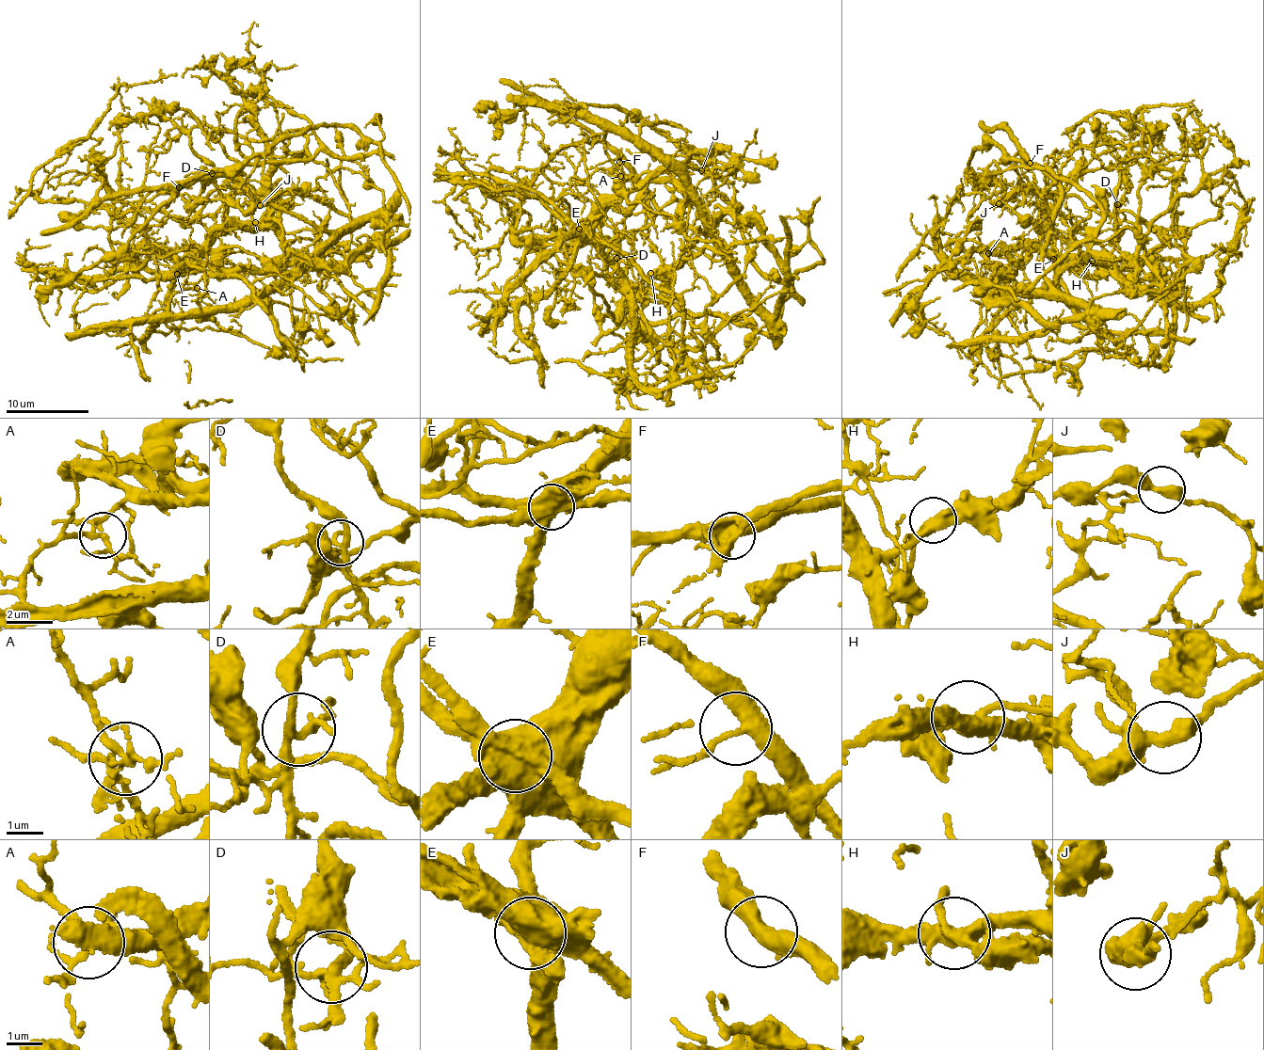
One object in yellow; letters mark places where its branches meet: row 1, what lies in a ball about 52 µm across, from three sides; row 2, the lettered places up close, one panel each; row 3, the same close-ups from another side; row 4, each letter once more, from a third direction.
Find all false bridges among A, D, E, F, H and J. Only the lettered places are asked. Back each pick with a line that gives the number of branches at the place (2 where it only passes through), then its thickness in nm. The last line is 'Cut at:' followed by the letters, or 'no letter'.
A: 5 branches meet; 200 nm thick
E: 3 branches meet; 650 nm thick
H: 4 branches meet; 360 nm thick
Cut at: A, E, H

